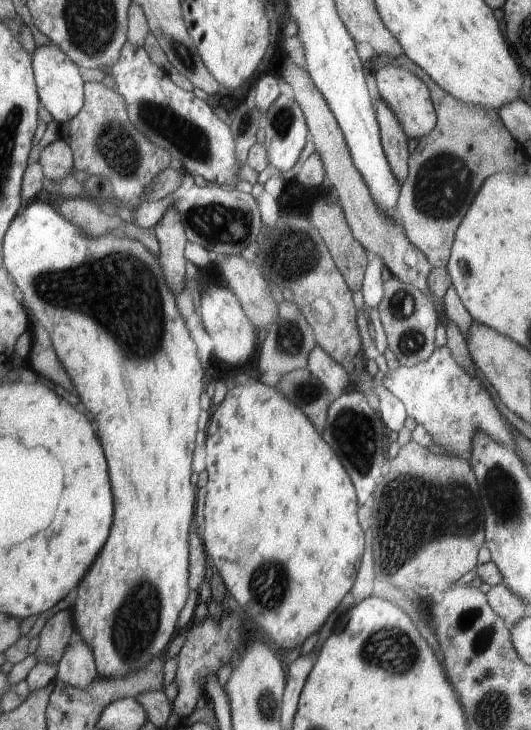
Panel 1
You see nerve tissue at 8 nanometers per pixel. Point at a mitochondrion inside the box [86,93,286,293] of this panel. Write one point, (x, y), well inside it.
(161, 120)

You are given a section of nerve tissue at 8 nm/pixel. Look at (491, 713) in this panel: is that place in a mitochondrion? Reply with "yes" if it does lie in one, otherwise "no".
yes

